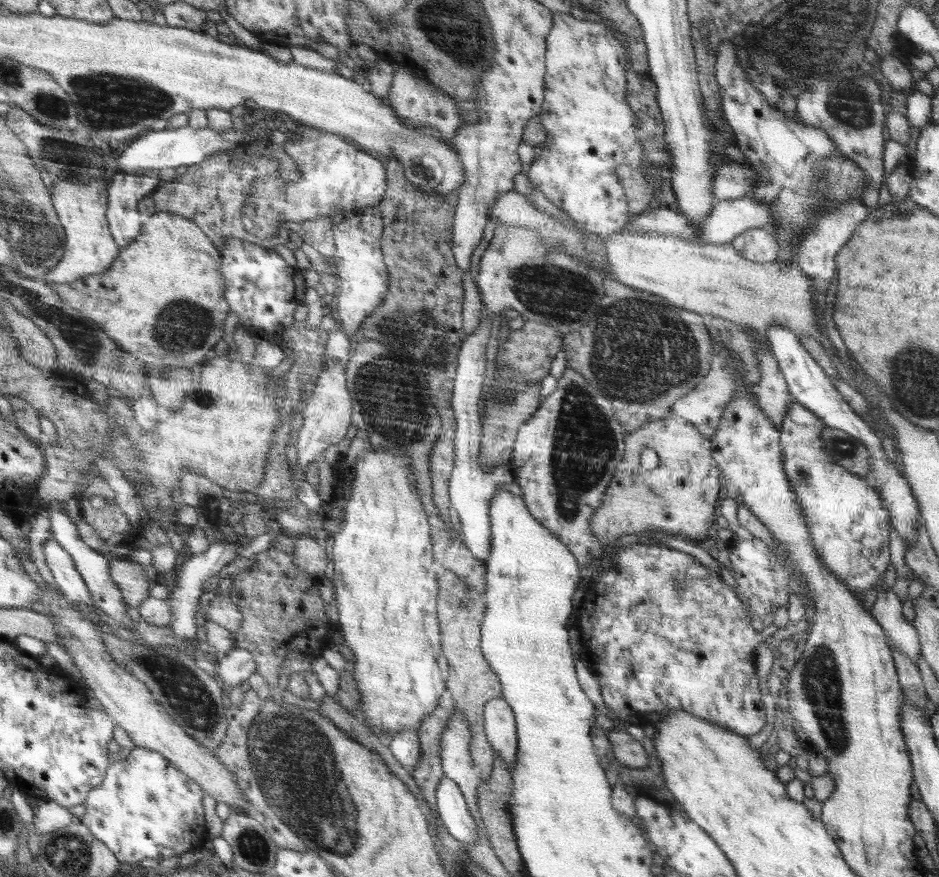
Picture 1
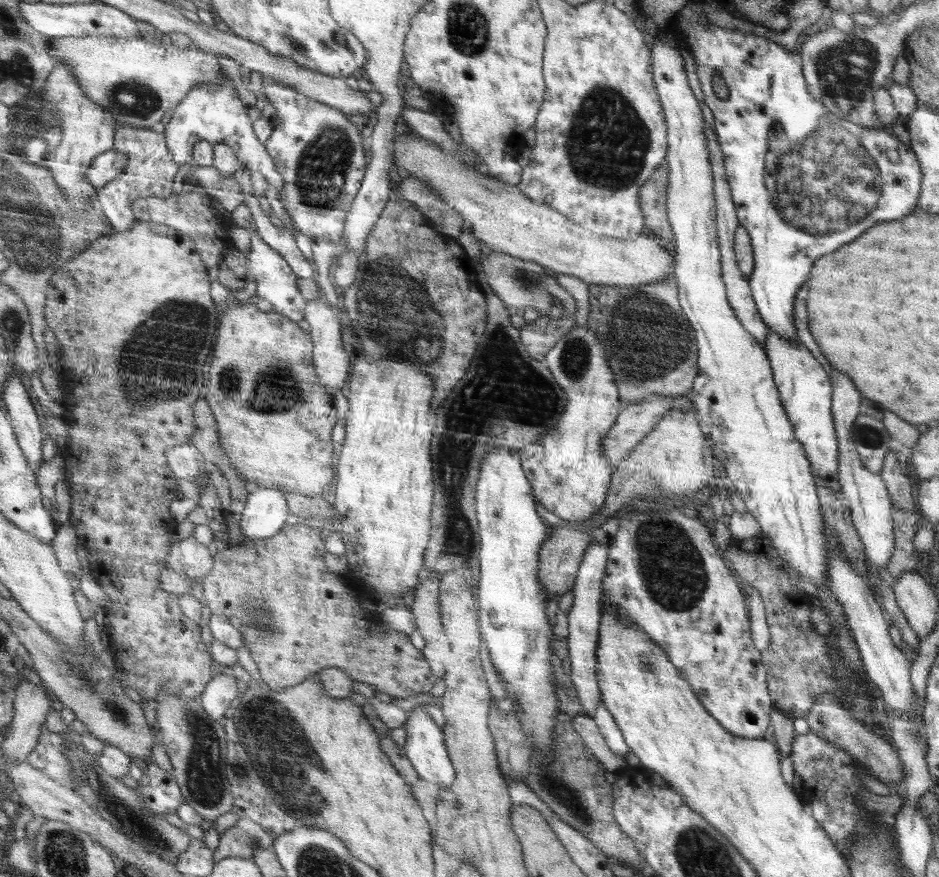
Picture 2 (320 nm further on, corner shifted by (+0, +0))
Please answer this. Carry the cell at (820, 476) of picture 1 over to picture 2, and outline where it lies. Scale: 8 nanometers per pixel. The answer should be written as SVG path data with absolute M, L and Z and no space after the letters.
M768 328L767 332L764 350L772 363L773 379L778 380L778 388L782 388L782 404L786 404L786 412L790 412L790 420L794 420L794 432L798 432L797 439L805 447L814 477L824 479L829 489L840 493L841 483L838 479L840 444L833 420L833 387L829 374L801 341L794 344L780 338Z

